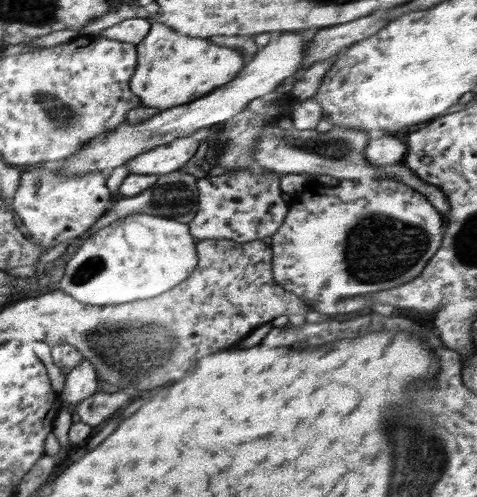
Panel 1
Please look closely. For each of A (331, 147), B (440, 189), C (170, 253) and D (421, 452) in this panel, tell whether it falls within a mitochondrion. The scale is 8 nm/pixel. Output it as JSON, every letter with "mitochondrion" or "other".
{"A":"mitochondrion","B":"other","C":"other","D":"mitochondrion"}

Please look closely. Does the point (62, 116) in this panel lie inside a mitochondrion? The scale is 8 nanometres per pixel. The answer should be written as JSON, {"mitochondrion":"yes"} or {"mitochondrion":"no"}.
{"mitochondrion":"yes"}

